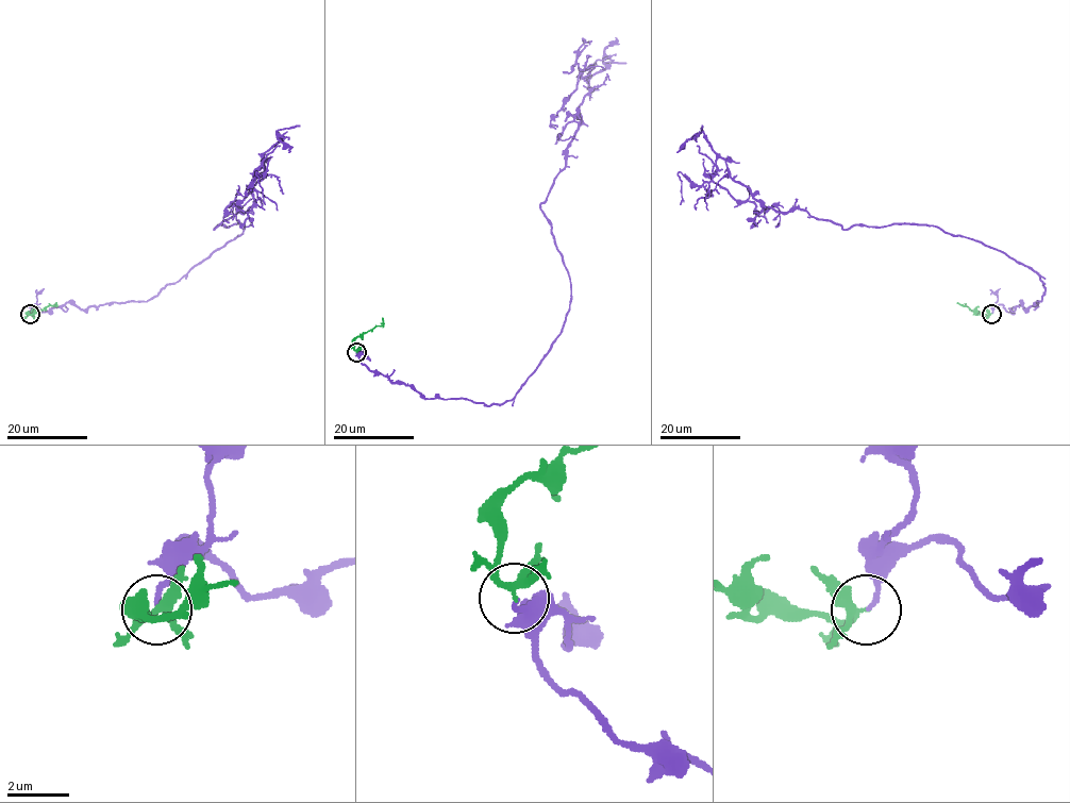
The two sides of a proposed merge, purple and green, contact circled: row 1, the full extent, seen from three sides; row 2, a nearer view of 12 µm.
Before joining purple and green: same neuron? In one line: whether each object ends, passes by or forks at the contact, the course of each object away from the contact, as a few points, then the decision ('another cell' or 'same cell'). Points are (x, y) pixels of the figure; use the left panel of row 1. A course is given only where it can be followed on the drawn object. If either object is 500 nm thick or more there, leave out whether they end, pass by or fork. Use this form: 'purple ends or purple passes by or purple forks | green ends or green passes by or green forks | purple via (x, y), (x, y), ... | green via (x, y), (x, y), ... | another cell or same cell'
purple ends | green forks | purple via (30, 313), (152, 299), (243, 232), (214, 229), (251, 206), (262, 157), (231, 208) | green via (30, 313), (55, 303) | another cell

